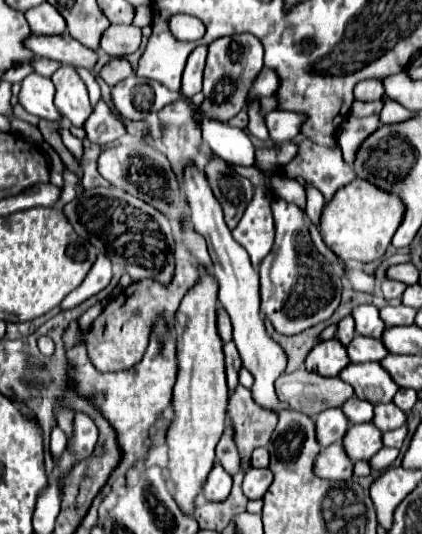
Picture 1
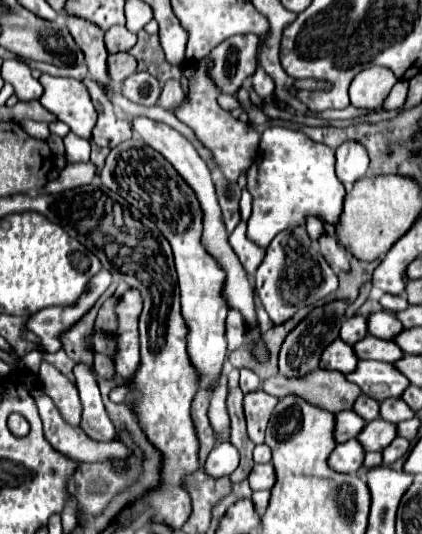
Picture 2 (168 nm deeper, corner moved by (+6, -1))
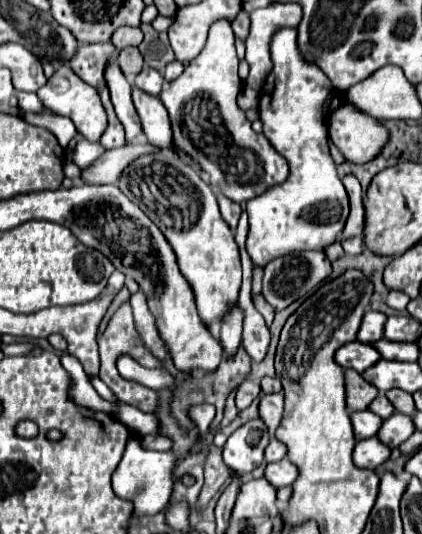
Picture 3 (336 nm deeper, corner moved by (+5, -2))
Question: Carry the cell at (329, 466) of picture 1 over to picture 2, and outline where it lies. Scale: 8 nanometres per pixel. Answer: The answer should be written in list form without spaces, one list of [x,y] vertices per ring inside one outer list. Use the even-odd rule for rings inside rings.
[[[347,440],[331,452],[327,462],[329,462],[329,468],[333,468],[335,472],[355,474],[363,464],[363,456],[365,456],[365,450],[359,446],[359,442]]]

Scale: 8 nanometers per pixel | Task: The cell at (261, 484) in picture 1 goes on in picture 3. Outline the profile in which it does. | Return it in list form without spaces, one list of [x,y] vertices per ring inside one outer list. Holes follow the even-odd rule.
[[[282,459],[280,463],[268,463],[264,475],[268,475],[268,479],[272,479],[272,483],[276,483],[276,487],[286,487],[296,481],[298,467],[294,463],[290,463],[290,459]]]

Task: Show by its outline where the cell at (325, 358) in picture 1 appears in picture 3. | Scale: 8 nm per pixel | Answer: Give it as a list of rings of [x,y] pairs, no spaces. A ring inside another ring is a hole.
[[[352,341],[344,347],[340,347],[340,351],[336,353],[336,363],[344,365],[346,369],[356,369],[356,371],[366,371],[368,367],[376,365],[382,359],[382,355],[378,353],[378,349],[370,343],[360,343],[360,341]]]

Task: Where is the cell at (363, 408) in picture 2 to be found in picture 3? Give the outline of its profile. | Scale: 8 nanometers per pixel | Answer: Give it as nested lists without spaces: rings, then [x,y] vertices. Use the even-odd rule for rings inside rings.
[[[380,393],[380,395],[374,399],[374,403],[372,403],[370,411],[374,411],[376,415],[380,415],[382,419],[388,419],[388,415],[392,415],[392,413],[394,413],[394,405],[386,399],[386,395],[384,395],[384,393]]]

